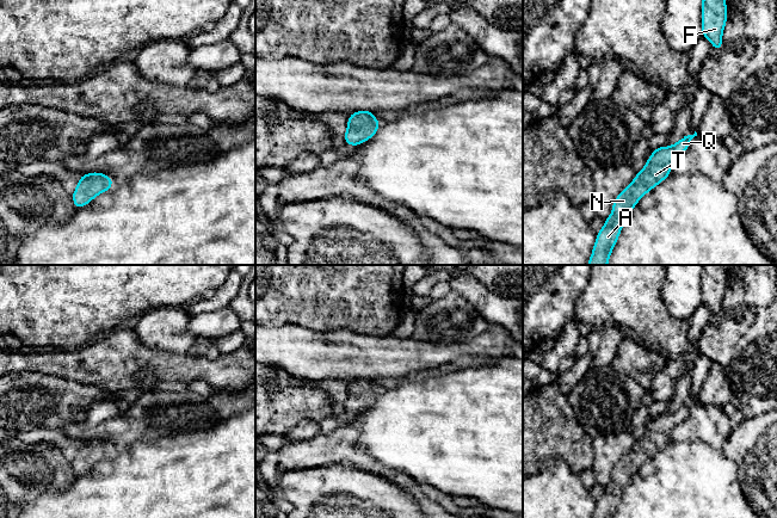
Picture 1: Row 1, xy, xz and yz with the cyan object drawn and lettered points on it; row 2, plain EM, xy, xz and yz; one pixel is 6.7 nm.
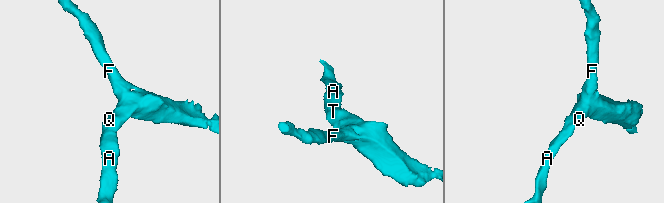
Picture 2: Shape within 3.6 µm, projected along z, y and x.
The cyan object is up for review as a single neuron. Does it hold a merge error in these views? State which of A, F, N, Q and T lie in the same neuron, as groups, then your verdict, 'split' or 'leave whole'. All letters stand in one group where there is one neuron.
groups A F N Q T; leave whole

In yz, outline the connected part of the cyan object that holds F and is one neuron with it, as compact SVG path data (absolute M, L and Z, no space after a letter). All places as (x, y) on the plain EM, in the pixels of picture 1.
M703 265L702 303L713 312L713 317L721 316L722 301L727 289L727 271L724 265Z

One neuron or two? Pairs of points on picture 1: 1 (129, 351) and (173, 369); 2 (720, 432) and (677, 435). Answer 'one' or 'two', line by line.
1: one
2: one

